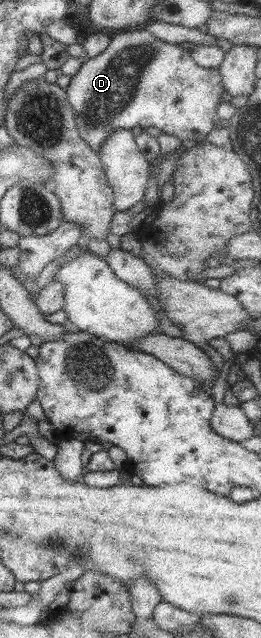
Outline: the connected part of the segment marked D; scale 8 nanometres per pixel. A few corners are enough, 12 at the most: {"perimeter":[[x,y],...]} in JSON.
{"perimeter":[[122,31],[67,88],[81,139],[218,126],[218,68]]}

